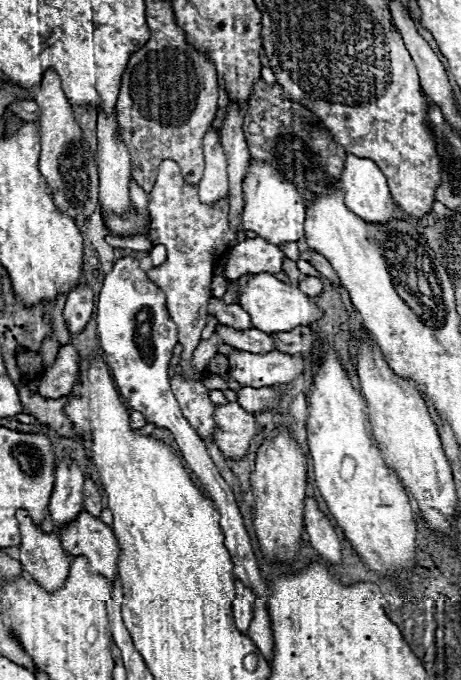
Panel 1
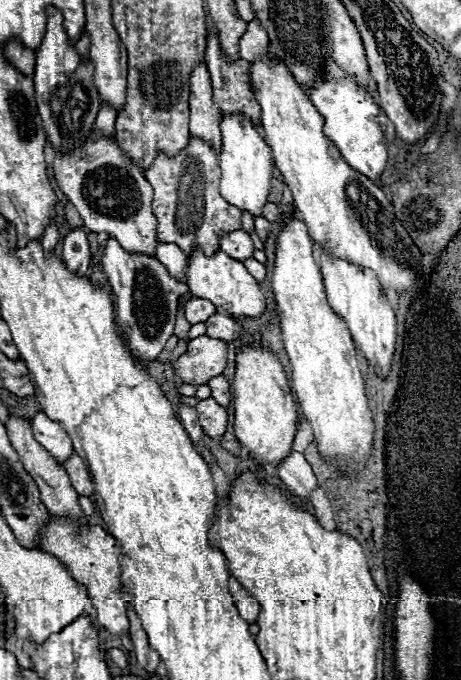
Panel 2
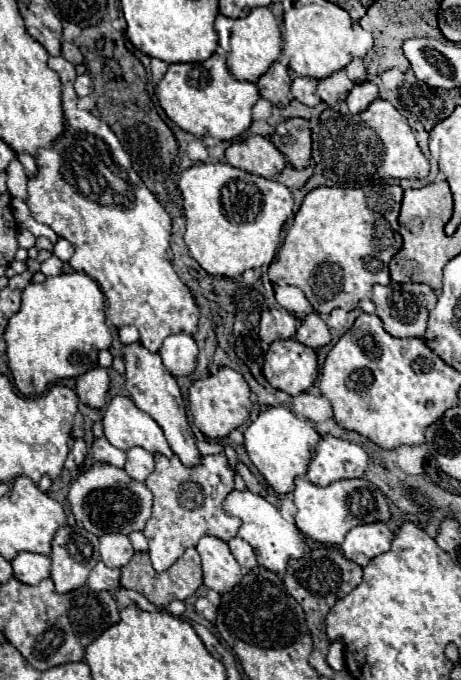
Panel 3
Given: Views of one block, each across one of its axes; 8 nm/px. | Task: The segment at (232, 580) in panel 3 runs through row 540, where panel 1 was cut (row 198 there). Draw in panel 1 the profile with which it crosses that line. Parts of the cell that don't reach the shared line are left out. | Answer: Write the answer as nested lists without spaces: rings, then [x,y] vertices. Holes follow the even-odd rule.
[[[214,128],[208,130],[204,136],[204,158],[206,158],[206,170],[198,184],[198,196],[200,202],[206,206],[212,206],[220,202],[220,198],[228,196],[228,174],[226,174],[226,156],[222,152],[222,146],[218,142],[218,134]]]

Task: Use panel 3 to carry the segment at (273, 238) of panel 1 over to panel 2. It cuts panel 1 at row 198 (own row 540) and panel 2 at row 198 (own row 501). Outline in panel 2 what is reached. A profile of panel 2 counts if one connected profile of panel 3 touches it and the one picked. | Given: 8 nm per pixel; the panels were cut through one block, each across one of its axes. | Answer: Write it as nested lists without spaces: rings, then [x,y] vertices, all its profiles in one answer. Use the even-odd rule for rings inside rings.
[[[220,114],[222,152],[220,152],[220,194],[240,210],[248,210],[252,216],[260,216],[262,206],[268,202],[270,178],[272,178],[272,152],[264,142],[260,130],[244,114]]]

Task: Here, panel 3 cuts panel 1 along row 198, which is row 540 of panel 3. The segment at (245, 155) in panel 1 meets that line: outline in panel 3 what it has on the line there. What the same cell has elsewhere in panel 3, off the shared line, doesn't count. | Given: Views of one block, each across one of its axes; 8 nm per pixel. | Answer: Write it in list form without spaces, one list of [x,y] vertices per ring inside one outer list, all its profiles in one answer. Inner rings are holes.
[[[232,538],[230,542],[228,542],[228,546],[230,546],[230,552],[232,552],[232,556],[238,560],[238,564],[240,566],[244,566],[244,568],[256,568],[258,564],[256,564],[256,556],[254,556],[254,550],[252,550],[252,546],[248,544],[248,542],[244,542],[242,538]]]

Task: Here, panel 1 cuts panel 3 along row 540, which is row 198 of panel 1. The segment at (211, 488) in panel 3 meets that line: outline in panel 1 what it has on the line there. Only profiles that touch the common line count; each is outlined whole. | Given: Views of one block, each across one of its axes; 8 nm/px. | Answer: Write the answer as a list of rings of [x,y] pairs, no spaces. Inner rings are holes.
[[[164,160],[158,168],[158,178],[148,192],[148,210],[150,210],[150,232],[148,238],[154,244],[162,244],[168,250],[166,264],[148,270],[148,278],[164,290],[168,300],[168,312],[178,326],[178,340],[184,346],[182,360],[176,368],[176,374],[188,370],[192,352],[196,350],[202,330],[208,318],[208,300],[212,298],[210,282],[214,278],[214,264],[222,258],[230,242],[238,238],[236,232],[228,226],[228,198],[220,200],[214,206],[204,206],[198,200],[198,188],[188,186],[180,174],[180,168],[172,160]]]

